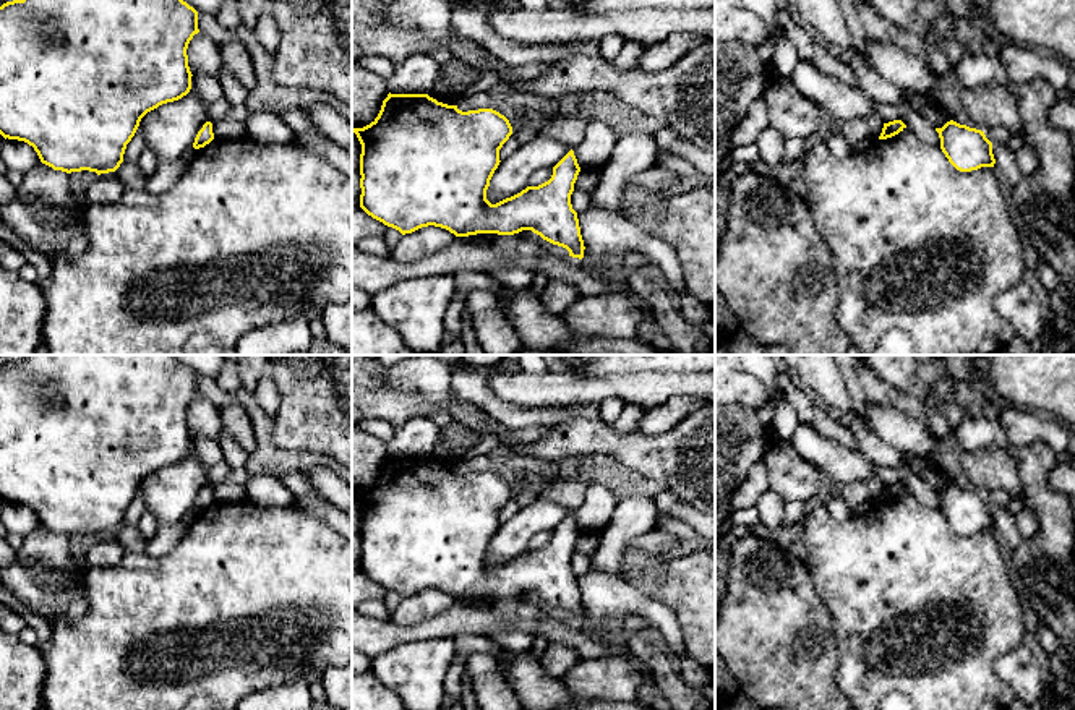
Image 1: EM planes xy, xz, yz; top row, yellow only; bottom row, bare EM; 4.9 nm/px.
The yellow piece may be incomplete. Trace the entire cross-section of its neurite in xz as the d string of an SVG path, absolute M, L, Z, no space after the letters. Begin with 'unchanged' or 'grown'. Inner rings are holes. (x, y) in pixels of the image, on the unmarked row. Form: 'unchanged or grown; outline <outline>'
unchanged; outline M388 457L378 480L363 491L352 491L362 507L360 517L360 571L373 582L399 593L402 598L422 590L435 588L449 593L456 600L477 597L514 598L532 593L543 603L563 609L572 621L584 621L577 575L572 572L571 558L580 535L571 512L555 530L548 545L527 550L520 556L496 567L486 562L486 553L499 528L499 512L512 498L509 483L493 472L462 475L457 468L438 465L428 457Z

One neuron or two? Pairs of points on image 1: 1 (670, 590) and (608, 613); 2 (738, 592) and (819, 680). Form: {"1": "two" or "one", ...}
{"1": "two", "2": "one"}

